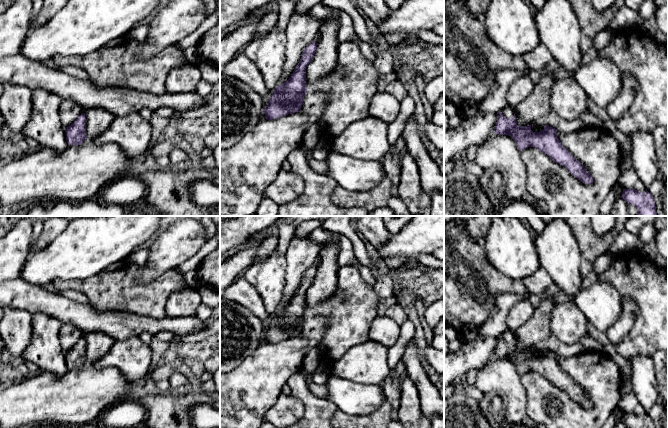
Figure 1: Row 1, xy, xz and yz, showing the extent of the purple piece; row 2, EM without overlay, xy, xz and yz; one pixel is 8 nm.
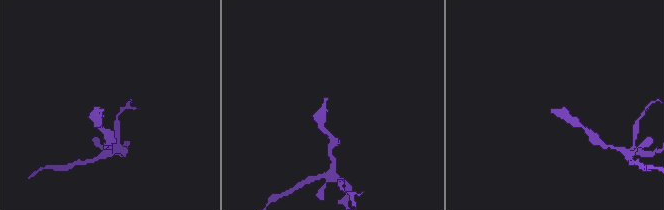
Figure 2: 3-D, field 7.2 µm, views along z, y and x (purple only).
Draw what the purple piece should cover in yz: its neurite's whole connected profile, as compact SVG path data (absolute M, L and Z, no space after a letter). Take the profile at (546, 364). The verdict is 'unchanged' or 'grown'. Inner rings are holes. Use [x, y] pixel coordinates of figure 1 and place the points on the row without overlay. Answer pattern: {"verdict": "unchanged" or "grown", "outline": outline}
{"verdict": "grown", "outline": "M507 329L497 337L494 357L510 360L520 375L527 371L537 372L547 378L554 386L567 392L581 406L585 408L593 407L593 402L585 391L562 369L555 352L545 349L543 354L533 356L531 349L518 350L514 332Z"}

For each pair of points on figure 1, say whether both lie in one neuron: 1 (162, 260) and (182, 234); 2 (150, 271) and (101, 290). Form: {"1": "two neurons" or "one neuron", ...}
{"1": "one neuron", "2": "two neurons"}

